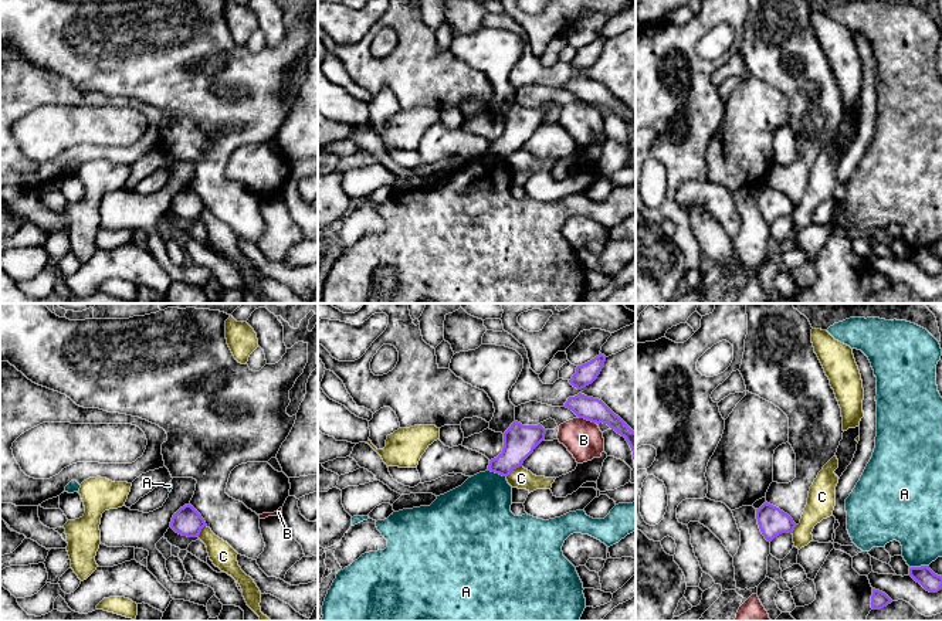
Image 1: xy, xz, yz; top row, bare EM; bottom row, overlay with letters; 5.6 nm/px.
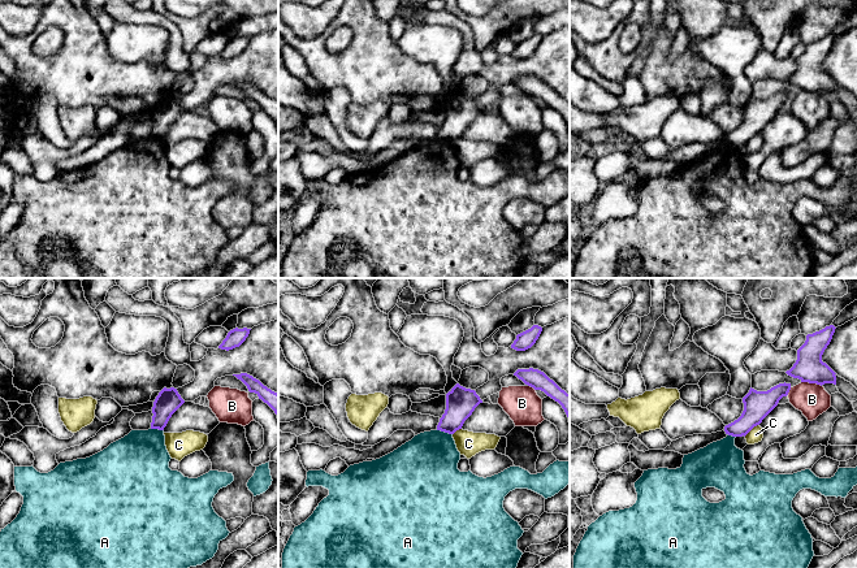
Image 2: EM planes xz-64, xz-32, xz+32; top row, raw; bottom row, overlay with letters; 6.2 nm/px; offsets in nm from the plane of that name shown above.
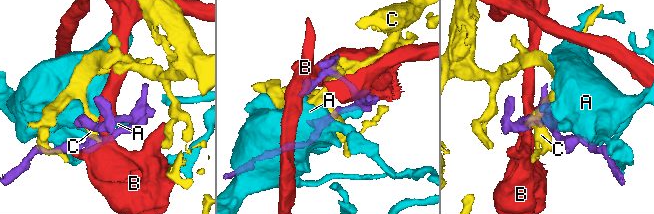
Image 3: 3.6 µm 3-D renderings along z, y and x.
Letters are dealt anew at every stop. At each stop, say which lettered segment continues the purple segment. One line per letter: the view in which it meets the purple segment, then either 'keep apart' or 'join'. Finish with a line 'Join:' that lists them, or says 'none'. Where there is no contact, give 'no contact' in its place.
A: xz | keep apart
B: xz | keep apart
C: xz | keep apart
Join: none

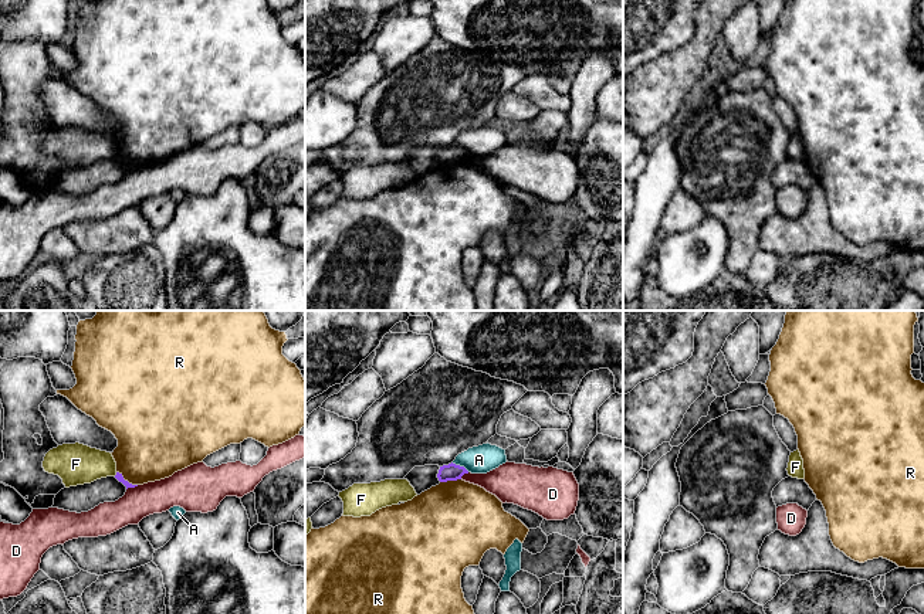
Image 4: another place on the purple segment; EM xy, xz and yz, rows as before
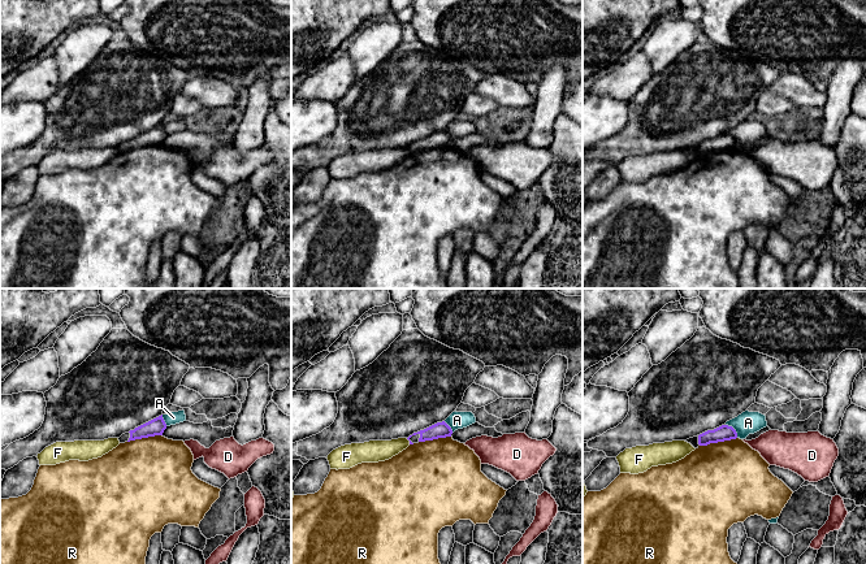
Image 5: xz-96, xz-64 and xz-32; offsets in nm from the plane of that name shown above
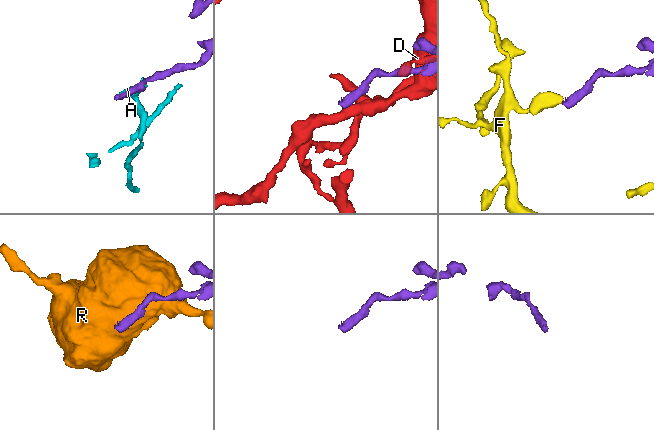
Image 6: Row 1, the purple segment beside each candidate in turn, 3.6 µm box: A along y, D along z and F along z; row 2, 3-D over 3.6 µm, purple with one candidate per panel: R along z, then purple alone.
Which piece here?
A: xz | keep apart
D: xy | keep apart
F: xy | keep apart
R: xy | keep apart
Join: none

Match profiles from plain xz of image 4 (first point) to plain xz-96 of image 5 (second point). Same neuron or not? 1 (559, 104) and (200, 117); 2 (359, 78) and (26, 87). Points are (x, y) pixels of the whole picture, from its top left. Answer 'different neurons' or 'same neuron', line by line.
1: different neurons
2: same neuron

